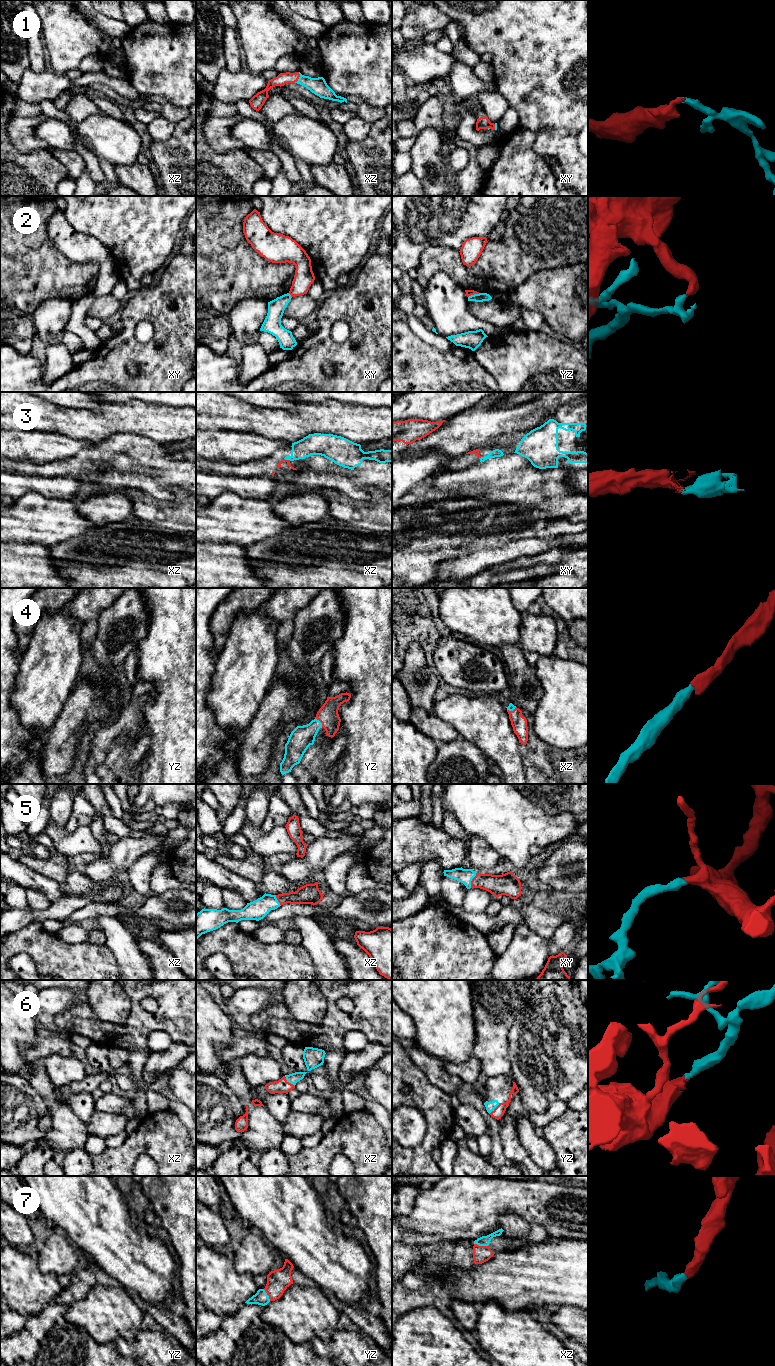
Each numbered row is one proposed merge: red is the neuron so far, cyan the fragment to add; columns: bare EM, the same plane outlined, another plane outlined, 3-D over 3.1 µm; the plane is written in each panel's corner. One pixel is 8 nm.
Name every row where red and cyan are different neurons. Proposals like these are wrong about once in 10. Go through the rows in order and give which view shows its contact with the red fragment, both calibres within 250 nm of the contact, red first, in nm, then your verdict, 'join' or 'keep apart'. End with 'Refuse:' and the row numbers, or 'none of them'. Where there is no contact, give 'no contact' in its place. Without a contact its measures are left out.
1: xz | 100/140 nm | join
2: yz | 50/70 nm | keep apart
3: xz | 30/170 nm | join
4: yz | 160/180 nm | join
5: xy | 170/120 nm | join
6: xz | 110/90 nm | join
7: xz | 140/80 nm | join
Refuse: 2

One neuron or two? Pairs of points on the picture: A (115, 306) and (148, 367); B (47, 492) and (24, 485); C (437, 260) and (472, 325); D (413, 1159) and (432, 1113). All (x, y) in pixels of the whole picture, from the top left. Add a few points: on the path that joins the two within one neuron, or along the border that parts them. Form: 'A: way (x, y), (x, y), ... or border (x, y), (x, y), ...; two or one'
A: border (123, 302), (119, 310); two
B: way (41, 486), (30, 485); one
C: border (425, 286), (436, 272), (444, 271), (461, 287); two
D: way (424, 1148), (432, 1140), (432, 1124); one

